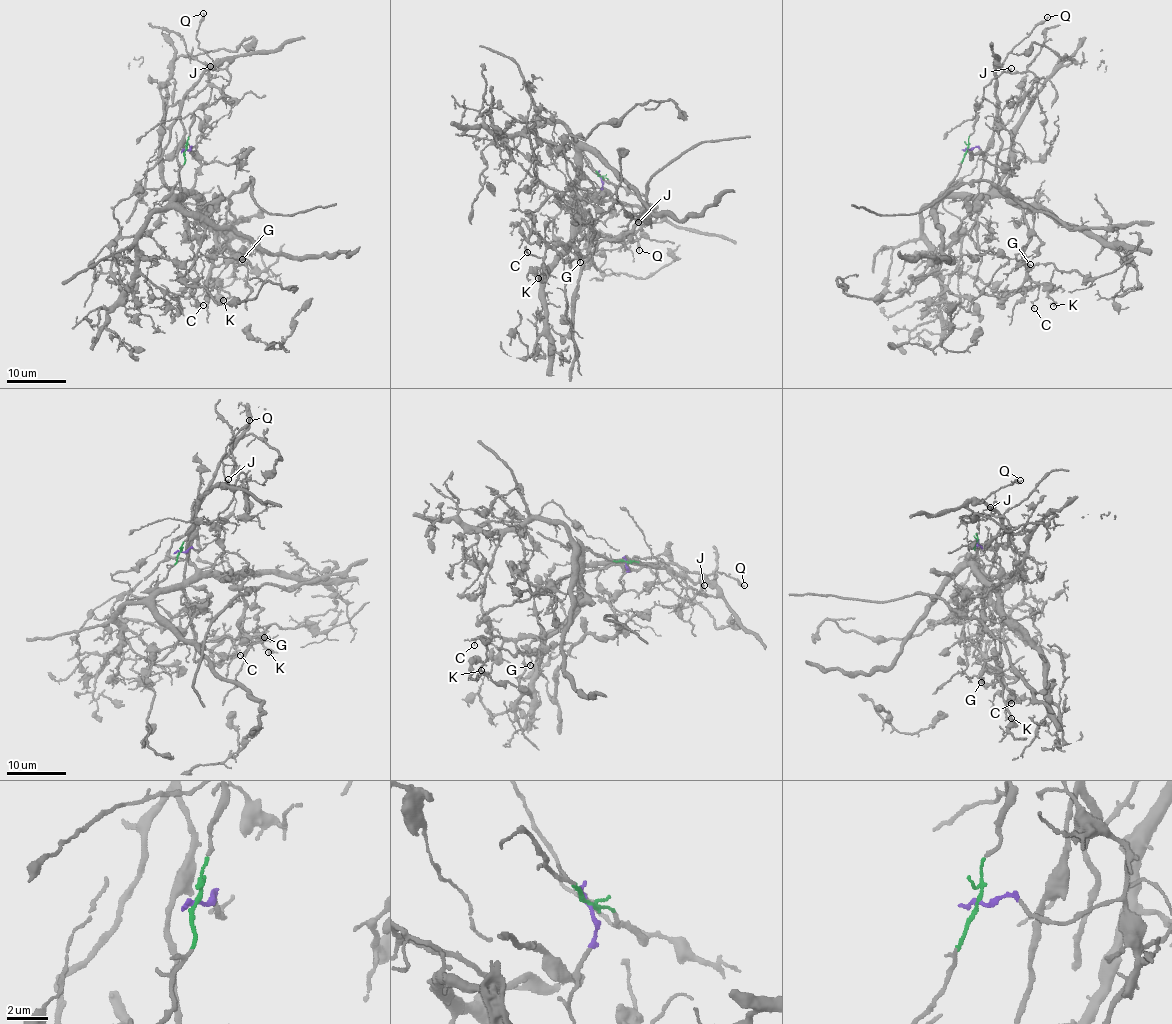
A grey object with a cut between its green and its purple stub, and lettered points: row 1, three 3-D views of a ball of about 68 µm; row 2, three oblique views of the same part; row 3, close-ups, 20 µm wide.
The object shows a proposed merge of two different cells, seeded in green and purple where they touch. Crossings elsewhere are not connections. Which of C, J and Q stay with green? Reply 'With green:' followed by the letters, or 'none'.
With green: J, Q

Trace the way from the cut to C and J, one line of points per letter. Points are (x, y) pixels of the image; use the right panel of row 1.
C: (968, 149), (1010, 150), (1013, 172), (1003, 190), (1029, 238), (1034, 309)
J: (968, 149), (968, 136), (974, 130), (976, 109), (983, 89), (1010, 68)

